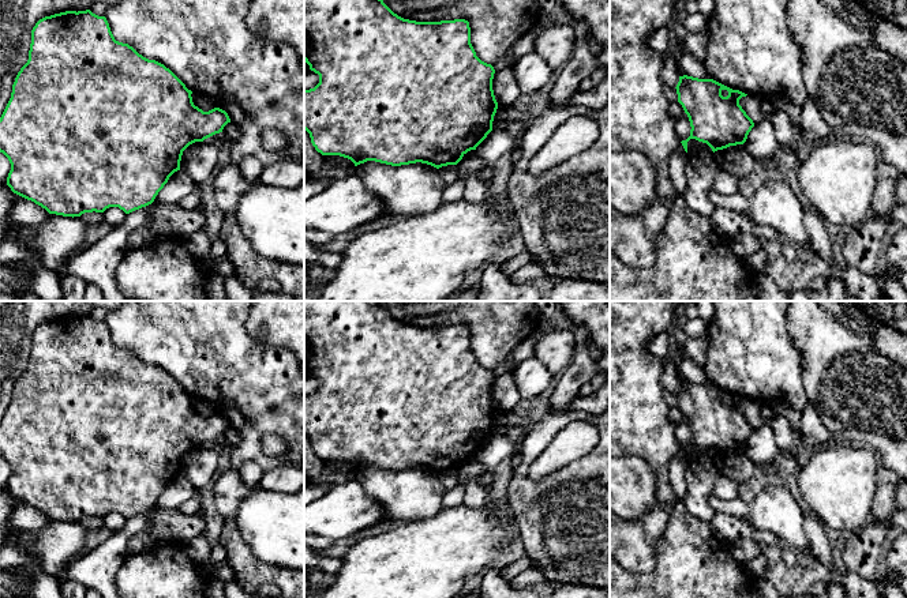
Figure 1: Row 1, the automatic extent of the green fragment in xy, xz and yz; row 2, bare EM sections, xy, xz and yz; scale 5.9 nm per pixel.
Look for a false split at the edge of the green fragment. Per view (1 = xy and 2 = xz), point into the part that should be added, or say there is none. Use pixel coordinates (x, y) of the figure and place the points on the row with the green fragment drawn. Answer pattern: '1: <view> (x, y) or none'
1: none
2: none

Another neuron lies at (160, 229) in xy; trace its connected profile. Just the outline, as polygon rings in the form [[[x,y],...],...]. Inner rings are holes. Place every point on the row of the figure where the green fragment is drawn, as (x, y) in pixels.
[[[155,222],[150,225],[154,240],[160,237],[176,237],[170,225],[166,222]]]

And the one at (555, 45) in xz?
[[[556,23],[537,34],[533,50],[551,69],[556,69],[571,59],[576,38],[577,35],[571,26]]]

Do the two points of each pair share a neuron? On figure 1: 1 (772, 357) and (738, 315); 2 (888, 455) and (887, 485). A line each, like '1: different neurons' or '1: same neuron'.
1: same neuron
2: different neurons

